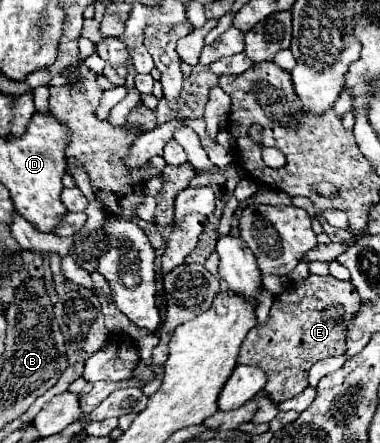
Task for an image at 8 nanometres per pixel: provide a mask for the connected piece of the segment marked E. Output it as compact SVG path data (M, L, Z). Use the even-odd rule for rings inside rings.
M310 274L306 280L286 289L272 302L266 324L254 326L240 346L238 364L250 364L266 372L266 394L274 404L294 398L308 386L308 370L322 358L344 354L346 324L360 310L360 296L352 282L334 276Z

